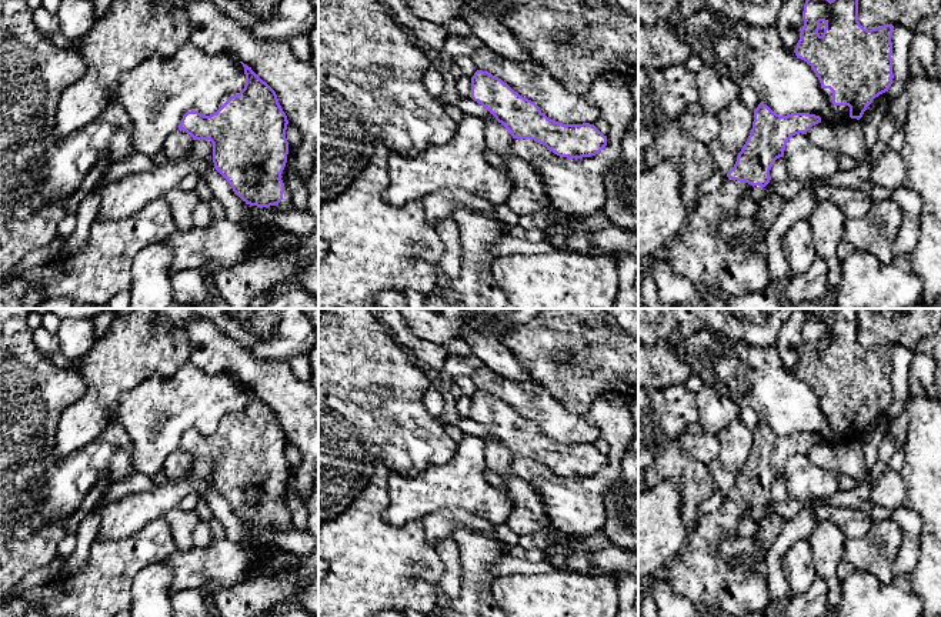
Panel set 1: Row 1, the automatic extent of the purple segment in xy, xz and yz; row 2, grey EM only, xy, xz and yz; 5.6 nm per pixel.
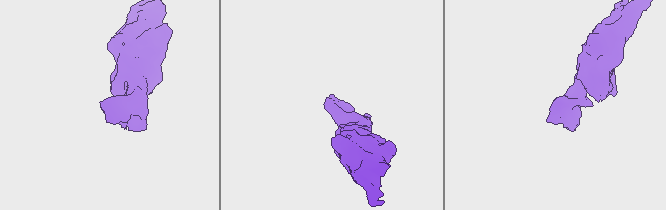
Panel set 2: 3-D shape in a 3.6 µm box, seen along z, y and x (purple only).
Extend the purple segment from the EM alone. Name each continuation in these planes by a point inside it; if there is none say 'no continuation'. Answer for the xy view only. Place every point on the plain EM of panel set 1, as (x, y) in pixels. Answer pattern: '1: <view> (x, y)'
1: xy (286, 523)

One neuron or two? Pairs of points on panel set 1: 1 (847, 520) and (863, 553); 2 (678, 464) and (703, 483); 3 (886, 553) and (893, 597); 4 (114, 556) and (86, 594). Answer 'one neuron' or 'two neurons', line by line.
1: two neurons
2: one neuron
3: two neurons
4: one neuron

